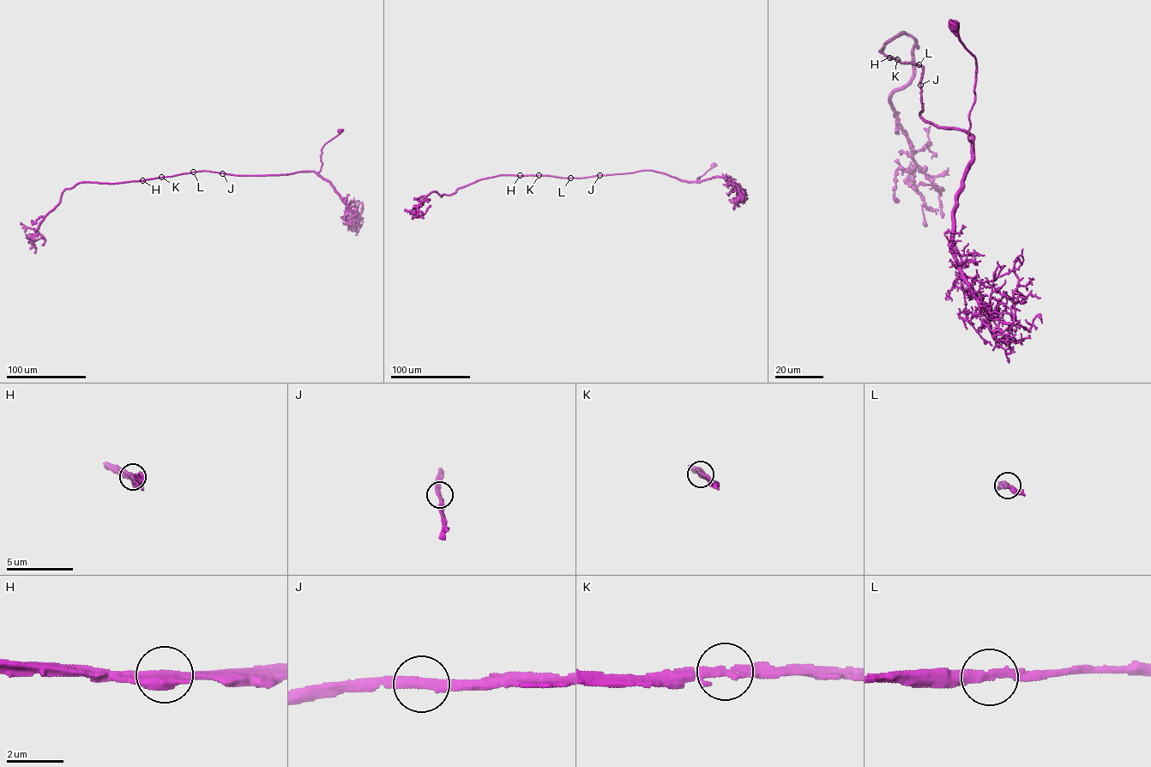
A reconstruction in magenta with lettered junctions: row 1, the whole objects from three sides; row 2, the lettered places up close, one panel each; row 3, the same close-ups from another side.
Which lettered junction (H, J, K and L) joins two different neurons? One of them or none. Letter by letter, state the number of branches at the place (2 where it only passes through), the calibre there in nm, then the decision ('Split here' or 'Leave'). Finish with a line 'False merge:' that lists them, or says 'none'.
H: Branches: 2. Thickness 500 nm. Leave
J: Branches: 2. Thickness 280 nm. Leave
K: Branches: 2. Thickness 260 nm. Leave
L: Branches: 2. Thickness 280 nm. Leave
False merge: none

